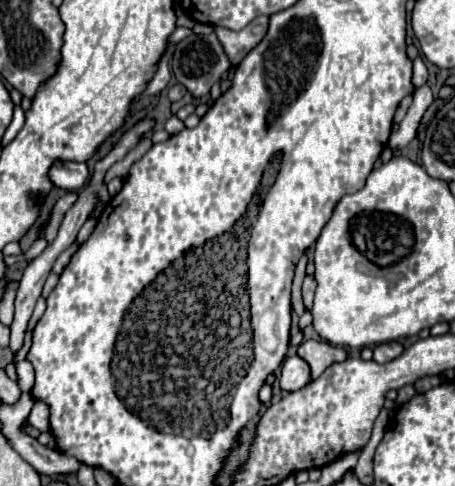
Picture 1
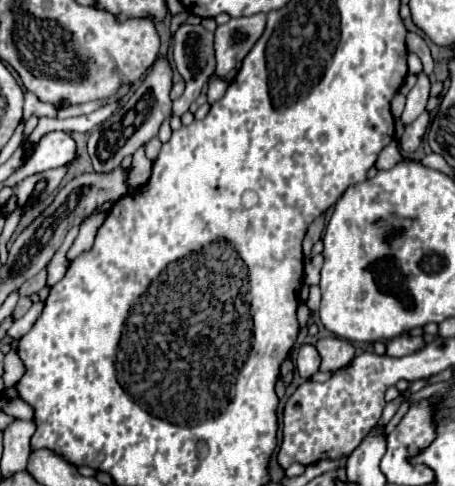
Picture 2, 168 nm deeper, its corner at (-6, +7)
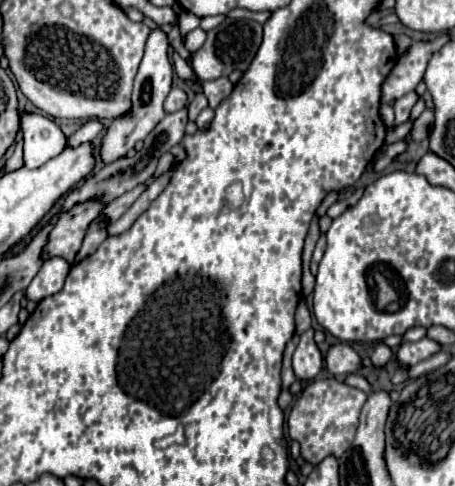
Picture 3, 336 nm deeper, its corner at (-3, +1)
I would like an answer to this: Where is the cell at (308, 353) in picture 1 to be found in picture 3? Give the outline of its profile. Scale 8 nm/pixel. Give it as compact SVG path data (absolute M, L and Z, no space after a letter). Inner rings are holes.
M338 343L338 345L330 347L330 351L326 355L326 367L334 375L358 373L362 369L362 359L350 345Z

